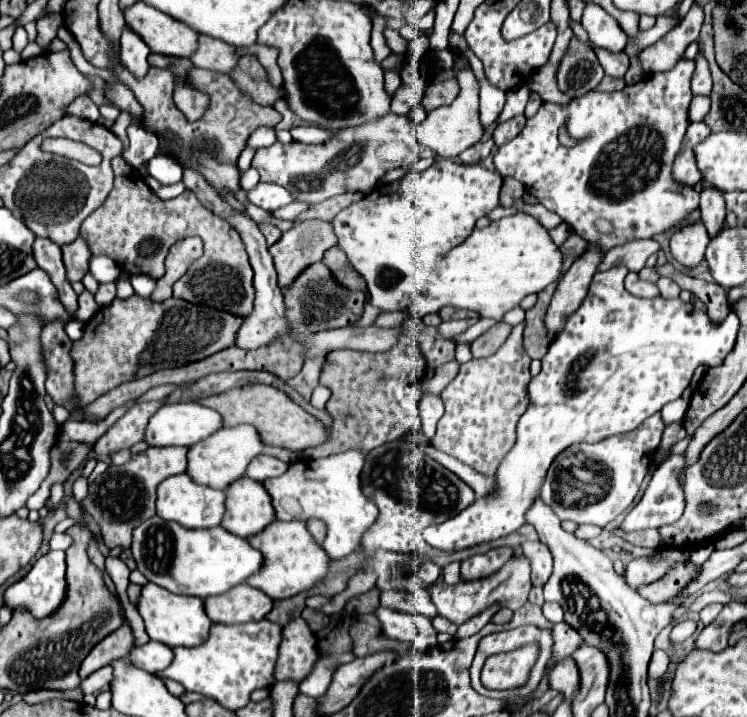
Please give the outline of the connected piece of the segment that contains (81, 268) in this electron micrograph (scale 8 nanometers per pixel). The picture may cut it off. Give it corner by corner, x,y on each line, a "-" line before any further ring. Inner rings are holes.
79,236
73,240
73,244
67,244
61,248
63,250
63,262
67,268
67,280
69,282
79,282
83,280
83,276
89,272
89,258
91,258
91,250
87,246
87,242

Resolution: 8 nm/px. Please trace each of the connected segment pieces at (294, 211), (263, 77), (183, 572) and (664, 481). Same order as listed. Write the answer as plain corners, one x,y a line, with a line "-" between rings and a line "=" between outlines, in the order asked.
293,202
293,204
289,204
287,208
283,206
281,210
275,210
275,212
273,212
273,216
275,216
275,218
279,218
279,220
289,220
289,222
295,222
295,218
297,218
299,214
307,212
309,208
311,208
311,204
301,204
301,202
=
245,54
241,58
241,66
237,66
231,76
237,86
241,86
241,90
245,90
261,106
273,106
277,100
285,98
285,88
269,82
269,74
255,54
=
159,516
145,520
133,530
131,544
137,570
153,584
171,590
173,594
209,598
229,592
233,586
247,582
263,566
263,554
227,530
205,528
189,530
177,522
165,522
=
673,454
653,472
653,478
651,478
641,502
625,516
625,520
621,524
623,532
661,528
661,526
667,526
667,524
675,524
681,518
683,508
685,508
685,500
683,500
683,486
681,486
677,476
679,476
683,464
685,464
683,454

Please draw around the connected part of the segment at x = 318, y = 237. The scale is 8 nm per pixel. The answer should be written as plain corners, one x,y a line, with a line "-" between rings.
303,220
303,222
295,222
291,230
287,230
271,248
271,256
275,262
275,270
279,276
279,286
289,286
289,282
293,282
293,278
297,278
297,274
301,270
305,270
305,266
317,262
323,258
325,250
329,250
331,246
337,244
337,236
333,232
331,222
325,220

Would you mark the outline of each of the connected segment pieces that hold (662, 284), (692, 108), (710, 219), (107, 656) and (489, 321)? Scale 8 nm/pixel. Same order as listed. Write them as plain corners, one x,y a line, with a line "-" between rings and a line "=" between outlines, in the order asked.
659,278
657,288
659,288
663,298
679,298
679,292
681,292
681,288
673,280
669,280
669,278
=
693,96
689,106
689,120
691,122
703,121
704,117
710,110
711,101
706,96
=
705,186
701,190
701,218
703,218
703,226
707,228
709,236
717,234
717,230
723,228
723,220
725,220
725,196
721,190
713,188
713,186
=
123,624
119,630
115,630
113,634
109,634
109,638
101,640
101,642
91,650
91,654
83,660
83,664
81,664
81,668
79,668
81,680
85,680
85,678
87,678
89,674
93,674
95,670
111,664
113,660
123,658
123,656
131,650
131,644
133,644
131,628
129,628
129,624
=
479,318
469,330
467,330
467,334
461,334
461,338
457,338
457,342
473,342
477,336
481,336
485,330
489,330
491,326
495,324
495,320
493,318

